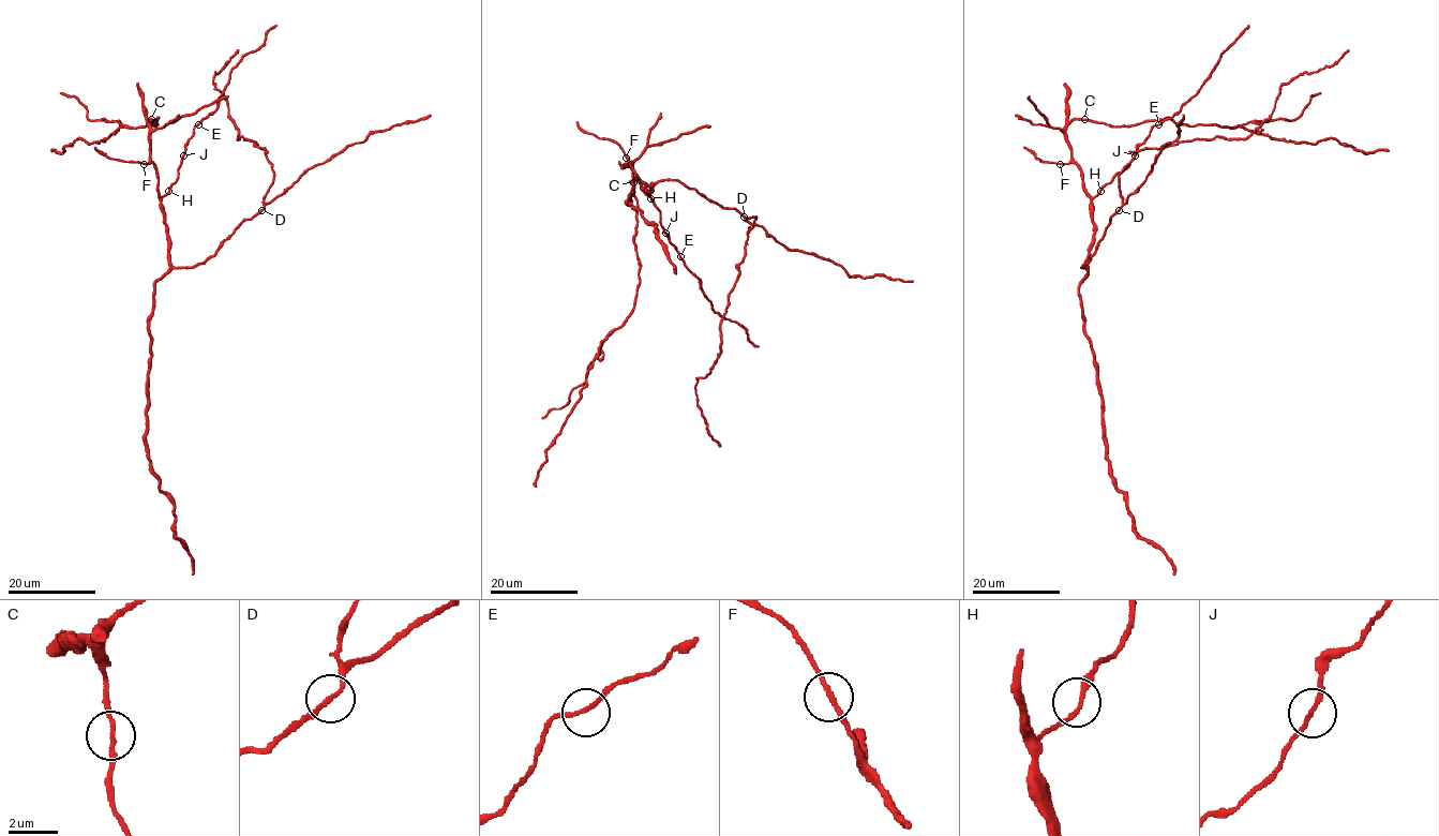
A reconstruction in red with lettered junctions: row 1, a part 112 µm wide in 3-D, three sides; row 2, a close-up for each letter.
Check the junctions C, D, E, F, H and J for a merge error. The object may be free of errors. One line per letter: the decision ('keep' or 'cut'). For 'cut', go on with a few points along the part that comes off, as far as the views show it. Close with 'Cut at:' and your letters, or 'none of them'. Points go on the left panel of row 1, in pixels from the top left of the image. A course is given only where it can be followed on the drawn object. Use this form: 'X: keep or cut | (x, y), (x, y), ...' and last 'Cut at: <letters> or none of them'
C: keep
D: keep
E: keep
F: keep
H: keep
J: keep
Cut at: none of them

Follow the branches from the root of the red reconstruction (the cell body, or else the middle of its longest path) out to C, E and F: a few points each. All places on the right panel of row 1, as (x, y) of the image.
C: (1091, 239), (1090, 197), (1065, 133), (1072, 120), (1083, 119)
E: (1091, 239), (1091, 200), (1129, 165), (1151, 129), (1158, 124)
F: (1091, 239), (1093, 208), (1083, 187), (1082, 173), (1073, 163), (1060, 164)

